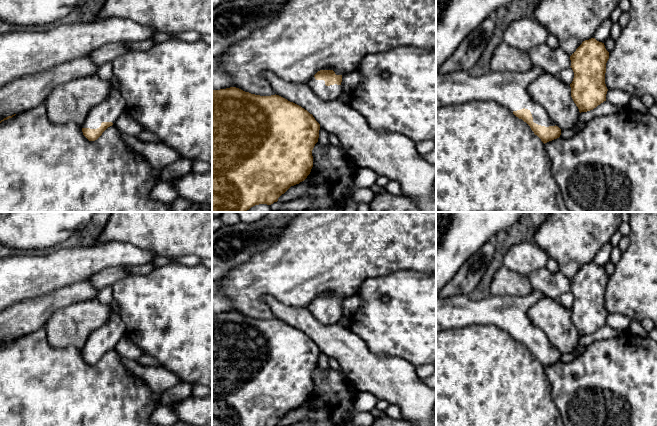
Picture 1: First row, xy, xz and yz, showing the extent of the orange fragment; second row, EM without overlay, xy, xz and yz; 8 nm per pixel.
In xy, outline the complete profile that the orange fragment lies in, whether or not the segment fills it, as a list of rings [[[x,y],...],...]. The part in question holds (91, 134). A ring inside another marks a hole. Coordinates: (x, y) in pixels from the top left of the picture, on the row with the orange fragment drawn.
[[[105,63],[96,72],[97,76],[111,84],[111,92],[107,99],[94,106],[82,125],[83,135],[89,141],[97,140],[102,133],[114,125],[120,113],[126,111],[126,103],[120,91],[111,83],[113,78],[112,63]]]

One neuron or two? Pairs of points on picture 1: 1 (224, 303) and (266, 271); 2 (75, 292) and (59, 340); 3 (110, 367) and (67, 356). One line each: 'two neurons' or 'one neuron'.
1: two neurons
2: two neurons
3: one neuron

